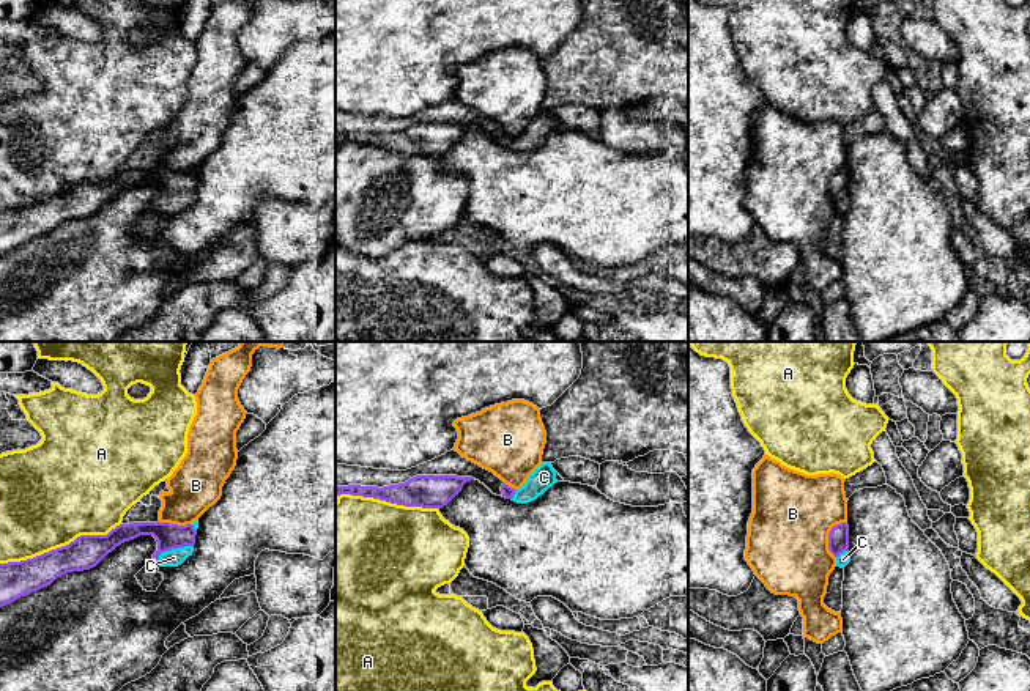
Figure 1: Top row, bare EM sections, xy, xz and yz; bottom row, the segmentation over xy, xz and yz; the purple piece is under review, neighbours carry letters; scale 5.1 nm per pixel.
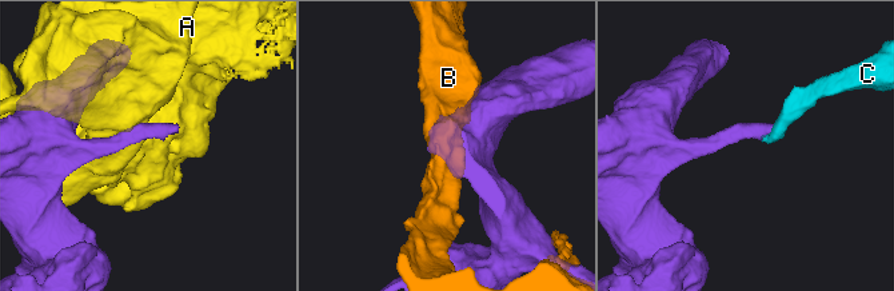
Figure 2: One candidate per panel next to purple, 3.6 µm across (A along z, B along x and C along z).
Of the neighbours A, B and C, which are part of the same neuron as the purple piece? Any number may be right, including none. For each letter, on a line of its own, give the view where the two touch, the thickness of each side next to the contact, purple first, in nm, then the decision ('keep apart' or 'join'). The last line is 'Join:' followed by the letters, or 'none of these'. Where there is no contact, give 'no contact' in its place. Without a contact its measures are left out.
A: meets purple in xy; 170 nm thick on the purple side, 480 nm on the other; keep apart
B: meets purple in yz; 110 nm thick on the purple side, 420 nm on the other; keep apart
C: meets purple in xy; 130 nm thick on the purple side, 90 nm on the other; join
Join: C

